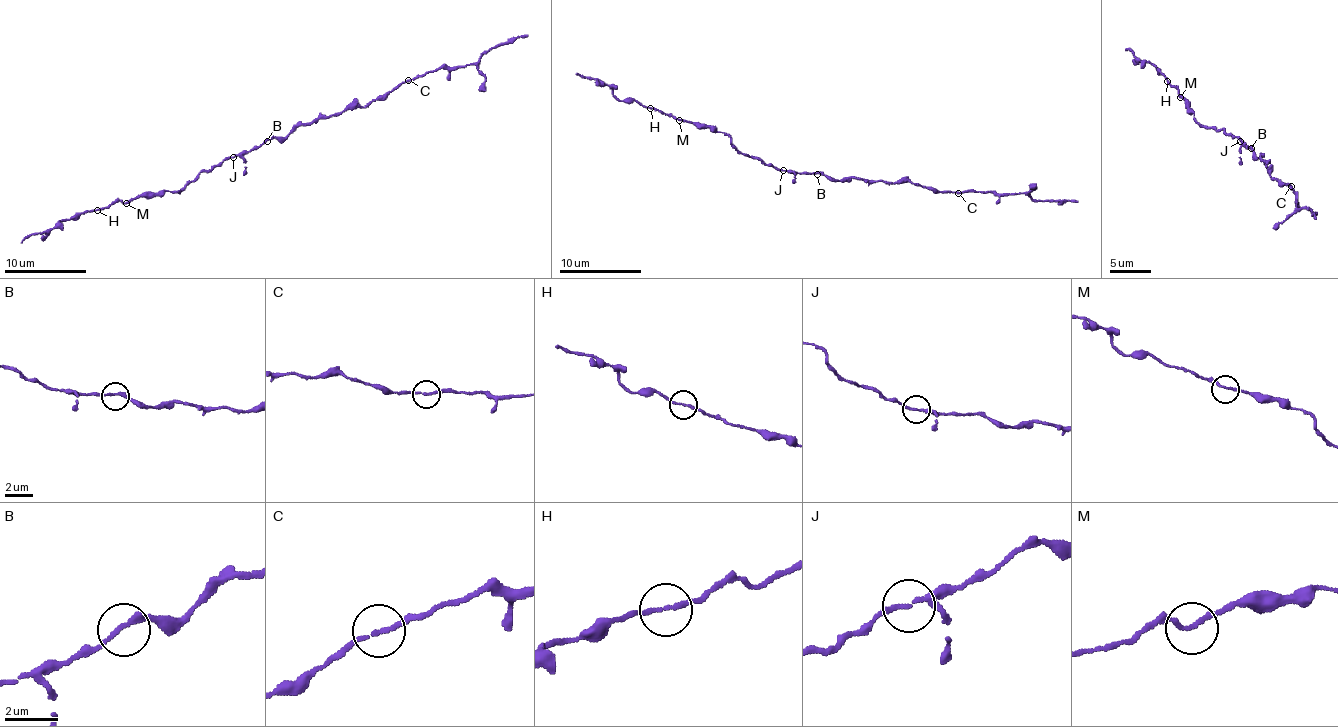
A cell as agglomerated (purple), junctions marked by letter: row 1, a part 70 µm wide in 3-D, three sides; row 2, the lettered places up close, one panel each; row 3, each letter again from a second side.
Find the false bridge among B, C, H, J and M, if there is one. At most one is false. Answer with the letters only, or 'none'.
none

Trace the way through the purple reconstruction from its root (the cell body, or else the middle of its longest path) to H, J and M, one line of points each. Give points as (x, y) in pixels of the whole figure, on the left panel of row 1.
H: (267, 139), (200, 171), (180, 192), (145, 193), (97, 210)
J: (267, 139), (234, 157)
M: (267, 139), (258, 146), (200, 171), (180, 192), (162, 190), (145, 193), (126, 203)

